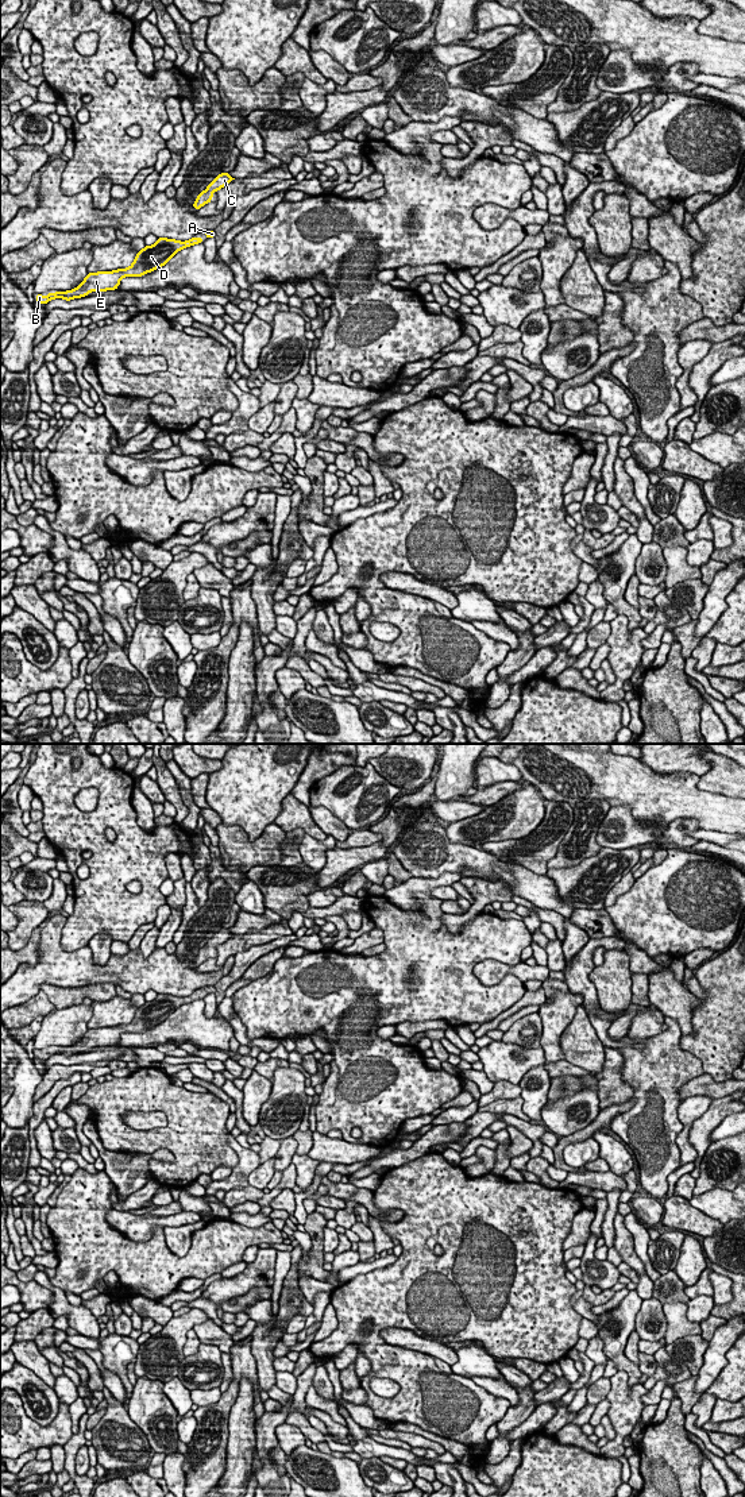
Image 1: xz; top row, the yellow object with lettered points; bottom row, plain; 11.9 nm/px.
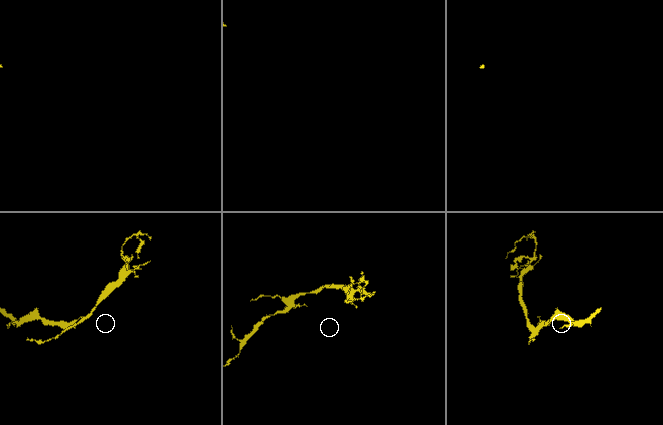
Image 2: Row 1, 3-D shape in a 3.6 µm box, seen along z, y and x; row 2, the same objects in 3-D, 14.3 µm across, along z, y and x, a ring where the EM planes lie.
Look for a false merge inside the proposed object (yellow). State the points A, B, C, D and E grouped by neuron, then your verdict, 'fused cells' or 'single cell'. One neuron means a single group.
A B C D E; single cell

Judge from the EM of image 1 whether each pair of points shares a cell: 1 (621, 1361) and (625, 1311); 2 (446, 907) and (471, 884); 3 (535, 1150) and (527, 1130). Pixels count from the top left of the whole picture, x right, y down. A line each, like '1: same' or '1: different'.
1: same
2: different
3: same

